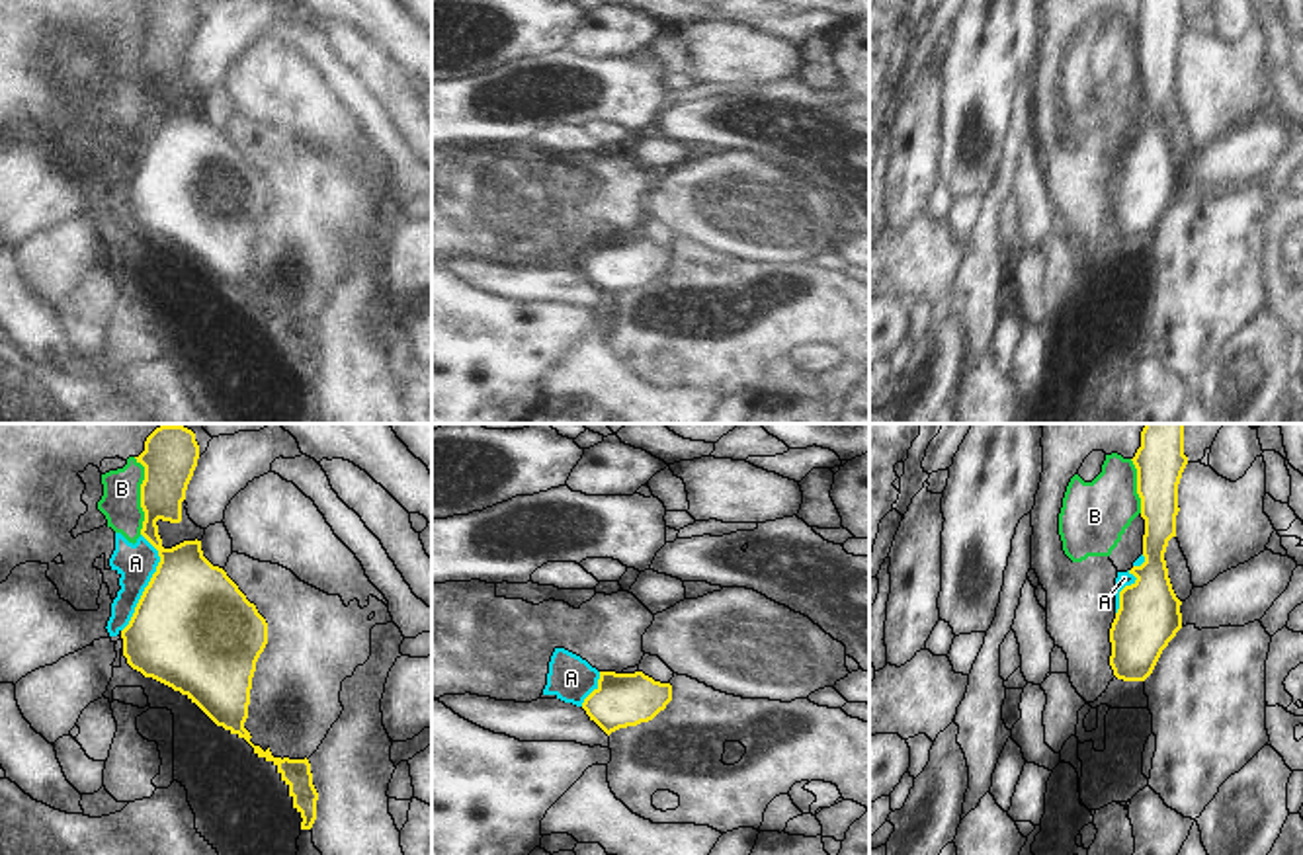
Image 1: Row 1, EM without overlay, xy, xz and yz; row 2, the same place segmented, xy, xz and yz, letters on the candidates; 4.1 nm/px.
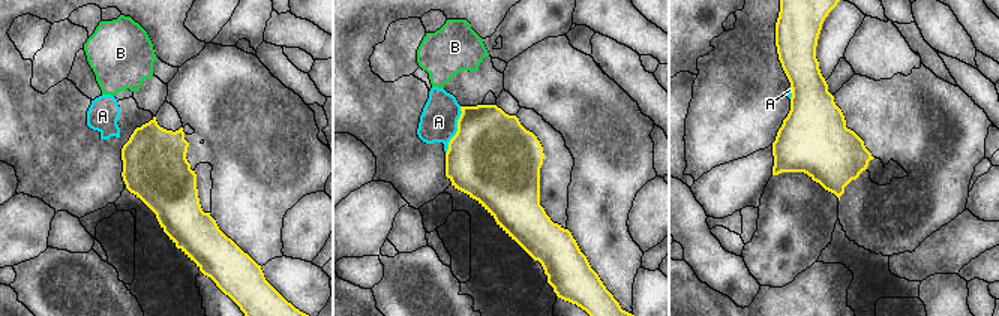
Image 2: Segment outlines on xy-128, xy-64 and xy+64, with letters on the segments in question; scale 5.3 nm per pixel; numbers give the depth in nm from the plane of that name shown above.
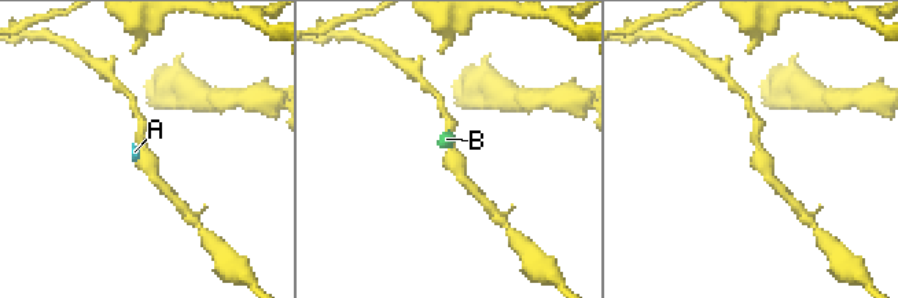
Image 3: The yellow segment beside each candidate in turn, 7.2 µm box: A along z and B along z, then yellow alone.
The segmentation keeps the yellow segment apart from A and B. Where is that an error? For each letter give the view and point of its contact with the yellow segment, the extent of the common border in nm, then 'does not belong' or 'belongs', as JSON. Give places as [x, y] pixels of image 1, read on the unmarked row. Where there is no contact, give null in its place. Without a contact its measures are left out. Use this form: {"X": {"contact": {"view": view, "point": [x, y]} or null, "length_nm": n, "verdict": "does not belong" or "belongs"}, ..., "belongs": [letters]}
{"A": {"contact": {"view": "xy", "point": [149, 145]}, "length_nm": 420, "verdict": "does not belong"}, "B": {"contact": {"view": "xy", "point": [141, 59]}, "length_nm": 320, "verdict": "does not belong"}, "belongs": []}

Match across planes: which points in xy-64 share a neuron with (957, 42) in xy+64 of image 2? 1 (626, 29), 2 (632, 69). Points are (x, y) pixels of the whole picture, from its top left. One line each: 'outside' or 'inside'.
1: outside
2: inside

